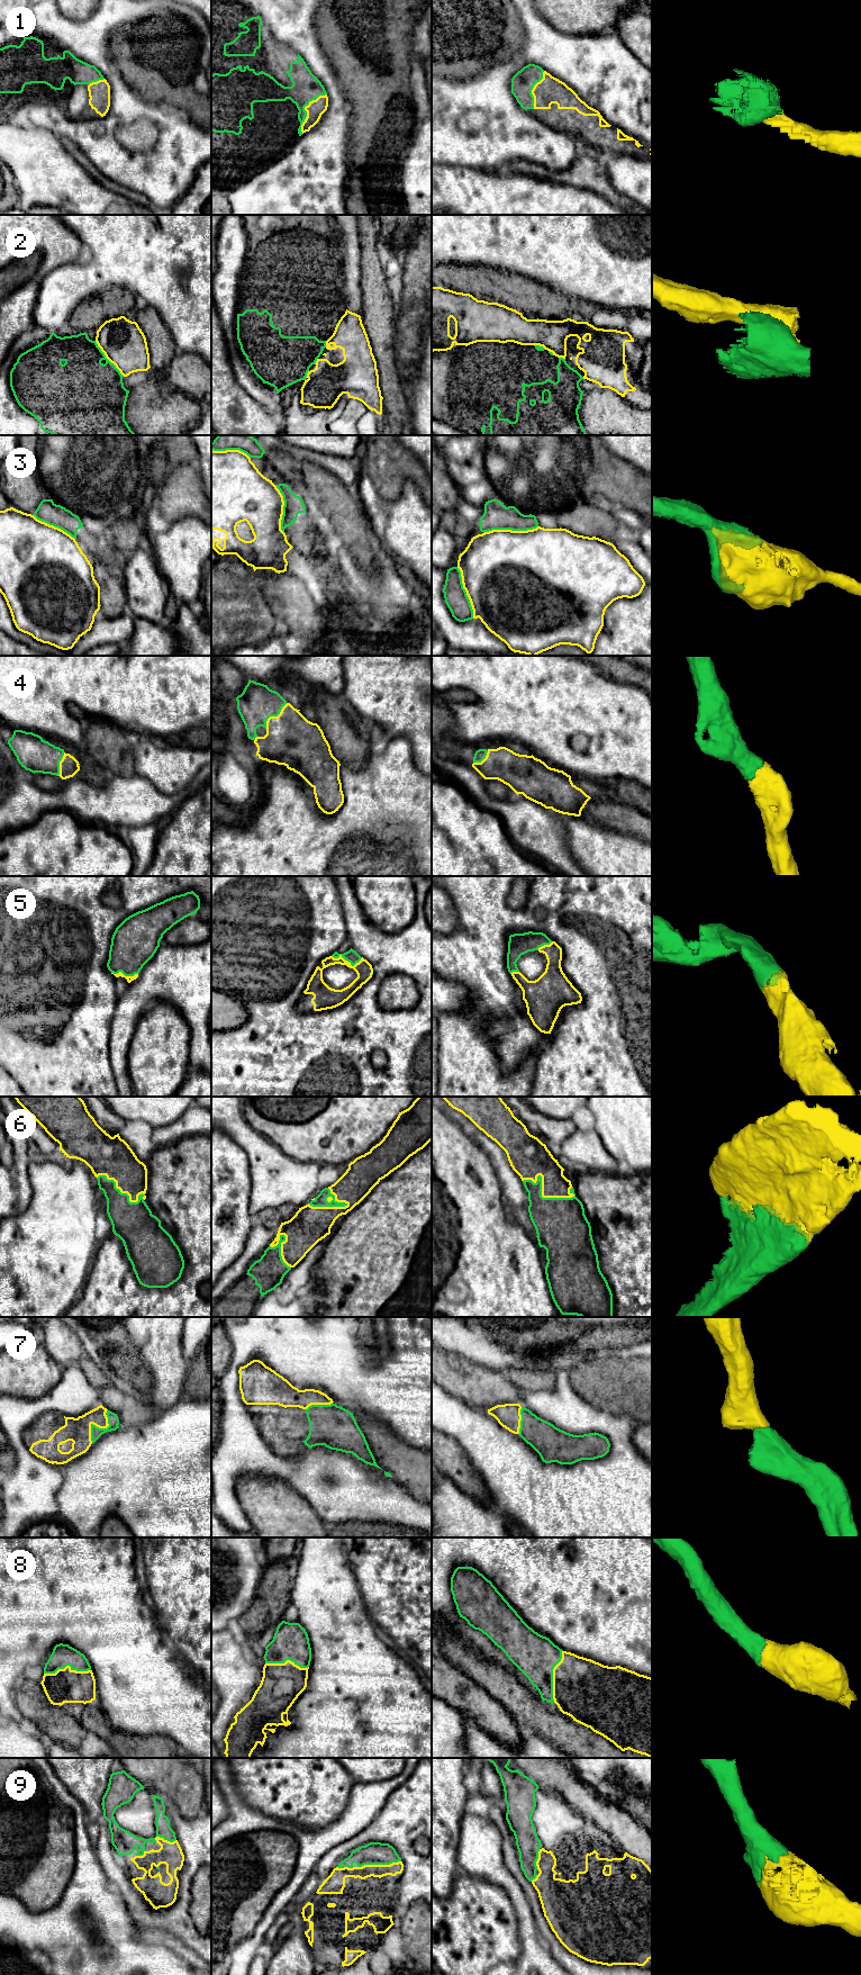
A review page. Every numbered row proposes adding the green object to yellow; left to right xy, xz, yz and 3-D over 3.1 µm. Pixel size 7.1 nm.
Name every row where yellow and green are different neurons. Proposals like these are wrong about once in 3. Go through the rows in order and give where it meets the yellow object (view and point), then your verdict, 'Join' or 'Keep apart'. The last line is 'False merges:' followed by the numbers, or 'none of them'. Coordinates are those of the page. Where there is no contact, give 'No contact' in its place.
1: Touches yellow at xz (305, 109). Join
2: Touches yellow at xy (108, 359). Keep apart
3: Touches yellow at yz (510, 530). Keep apart
4: Touches yellow at xz (273, 717). Join
5: Touches yellow at xz (346, 961). Join
6: Touches yellow at yz (542, 1192). Join
7: Touches yellow at xy (99, 1427). Join
8: Touches yellow at yz (553, 1676). Join
9: Touches yellow at xz (379, 1865). Join
False merges: 2, 3

